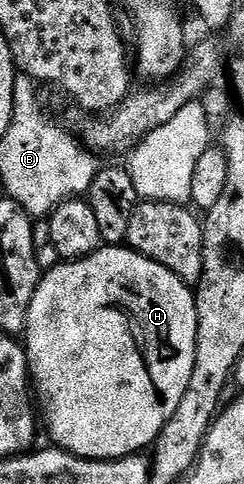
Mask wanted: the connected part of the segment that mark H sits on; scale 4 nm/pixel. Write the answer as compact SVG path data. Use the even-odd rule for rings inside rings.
M102 245L93 255L86 256L85 259L81 260L72 260L72 261L62 261L56 263L55 268L51 268L42 273L42 276L39 279L39 285L37 290L33 294L31 299L31 305L27 311L27 327L25 329L25 347L27 350L27 362L29 365L29 376L32 381L34 381L33 388L37 393L37 400L43 403L43 412L47 415L47 428L51 431L51 436L56 445L62 451L70 452L73 456L79 456L84 460L119 460L123 459L126 456L133 456L139 453L142 453L143 448L147 448L156 443L163 435L163 428L167 425L167 421L171 419L171 416L176 413L179 408L179 403L181 399L185 396L185 390L188 389L189 380L192 378L193 366L196 364L196 338L197 338L197 310L195 304L194 291L190 288L190 285L186 284L177 274L173 273L169 267L155 261L152 258L149 258L142 253L132 250L128 246L124 245Z

